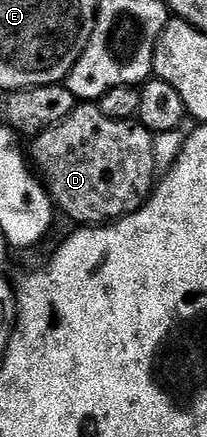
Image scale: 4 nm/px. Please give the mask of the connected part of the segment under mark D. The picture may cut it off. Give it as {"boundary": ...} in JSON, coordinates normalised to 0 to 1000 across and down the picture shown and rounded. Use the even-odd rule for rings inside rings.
{"boundary":[[[367,238],[314,275],[256,293],[217,293],[217,302],[164,316],[145,327],[150,343],[140,334],[140,362],[300,497],[309,490],[348,499],[386,519],[488,517],[676,481],[725,453],[729,437],[758,423],[744,327],[749,309],[662,275],[527,275],[527,265],[507,265],[469,238]]]}

